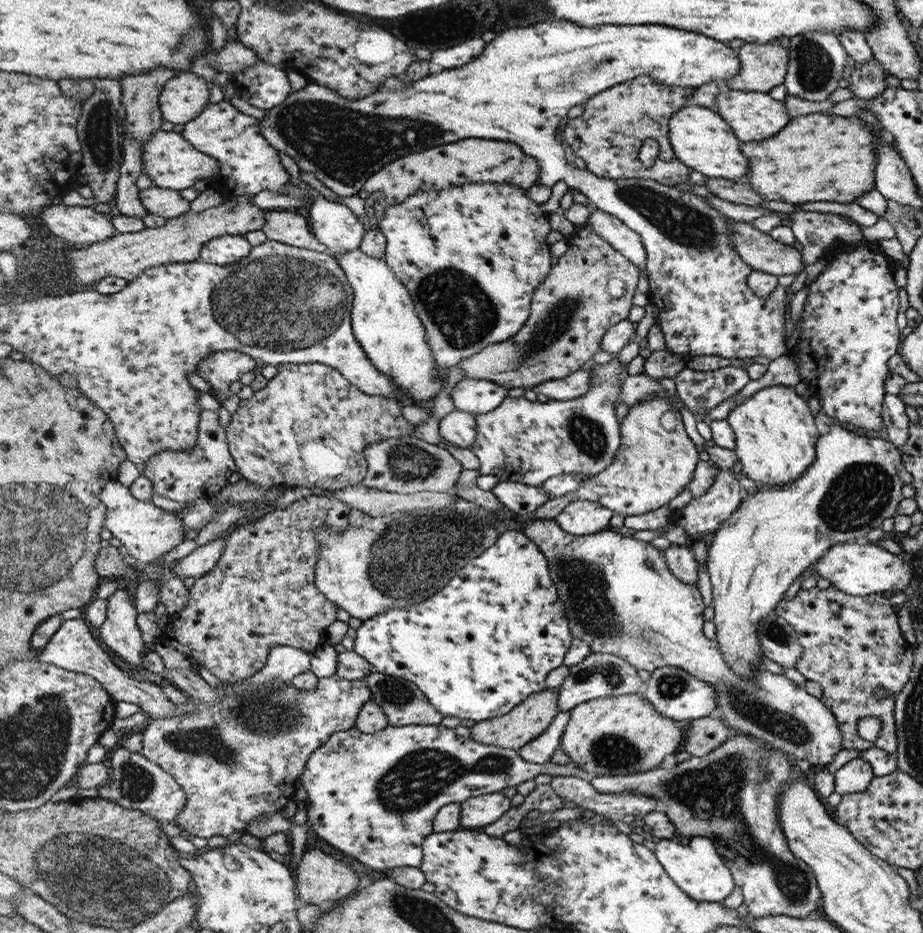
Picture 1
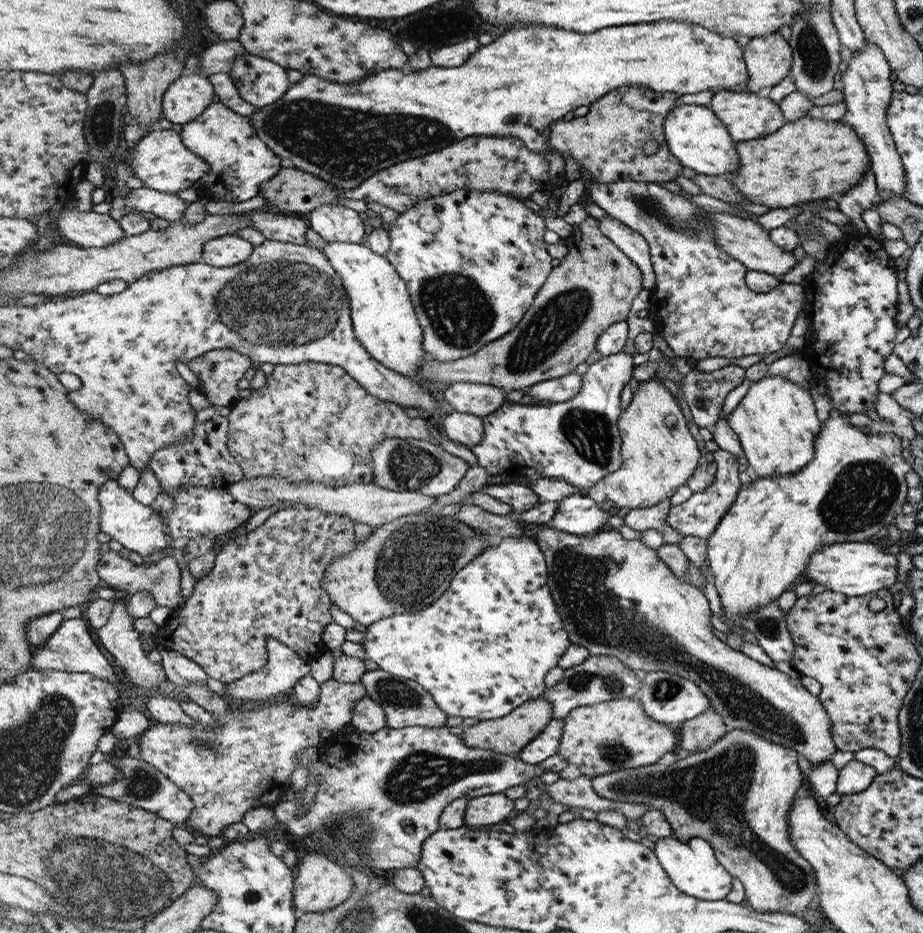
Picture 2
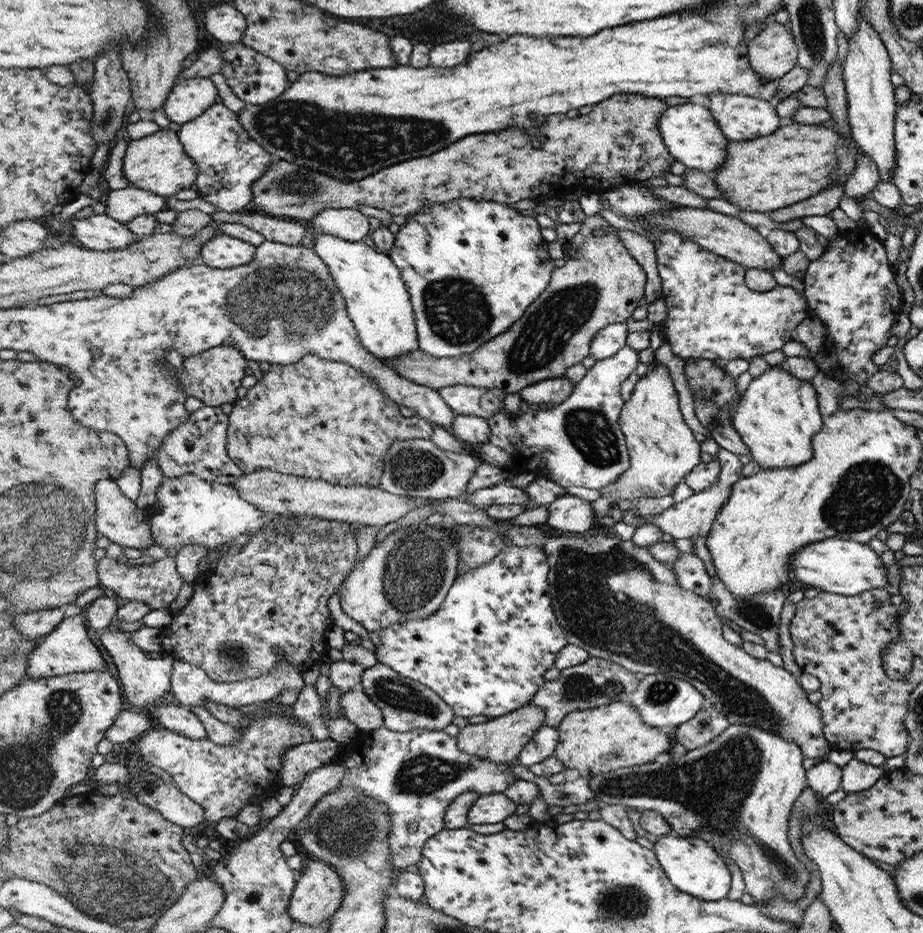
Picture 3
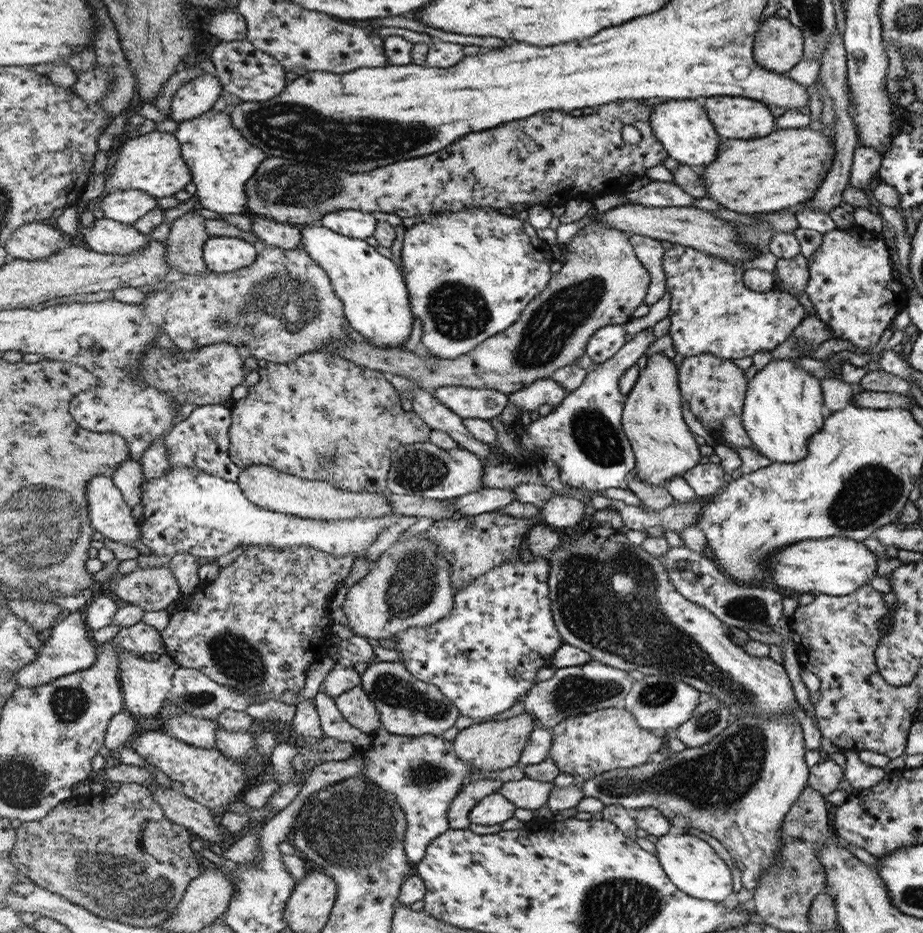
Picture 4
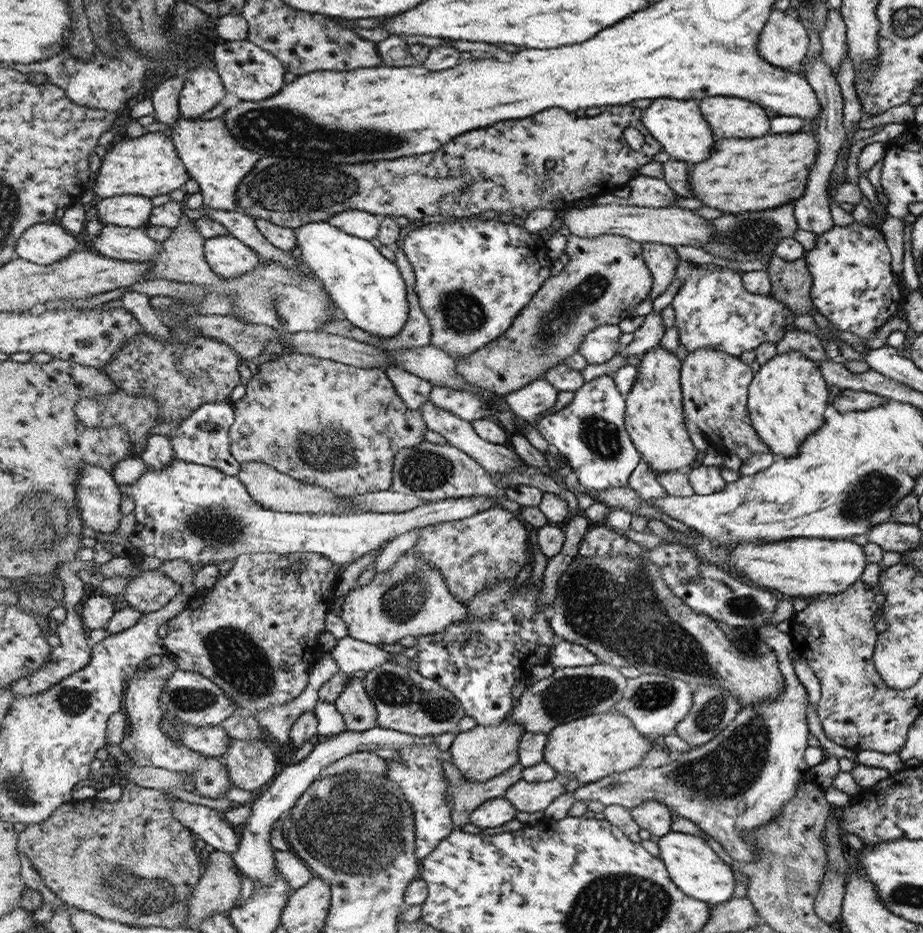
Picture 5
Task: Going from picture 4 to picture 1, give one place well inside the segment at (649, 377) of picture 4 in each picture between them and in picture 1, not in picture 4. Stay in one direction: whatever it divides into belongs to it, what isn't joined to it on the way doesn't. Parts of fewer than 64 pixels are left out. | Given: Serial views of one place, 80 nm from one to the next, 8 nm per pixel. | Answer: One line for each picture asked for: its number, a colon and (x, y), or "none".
1: (656, 458)
2: (659, 454)
3: (662, 450)

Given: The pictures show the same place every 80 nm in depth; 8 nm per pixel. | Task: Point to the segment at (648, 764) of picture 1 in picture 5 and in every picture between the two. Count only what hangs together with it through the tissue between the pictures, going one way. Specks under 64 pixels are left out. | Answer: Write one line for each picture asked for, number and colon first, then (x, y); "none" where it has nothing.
2: (615, 735)
3: (596, 741)
4: (588, 745)
5: (588, 749)

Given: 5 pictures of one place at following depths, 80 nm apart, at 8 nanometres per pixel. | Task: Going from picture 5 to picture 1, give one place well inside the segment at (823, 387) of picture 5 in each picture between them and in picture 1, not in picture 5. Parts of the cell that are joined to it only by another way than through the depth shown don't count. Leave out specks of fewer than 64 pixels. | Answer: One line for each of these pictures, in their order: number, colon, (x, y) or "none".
1: (776, 436)
2: (776, 422)
3: (778, 416)
4: (783, 409)

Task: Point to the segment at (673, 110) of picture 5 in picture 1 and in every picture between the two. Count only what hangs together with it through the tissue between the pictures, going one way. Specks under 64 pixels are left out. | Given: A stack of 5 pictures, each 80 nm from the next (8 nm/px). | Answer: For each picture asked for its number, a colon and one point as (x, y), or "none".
1: (701, 139)
2: (695, 136)
3: (690, 132)
4: (682, 126)

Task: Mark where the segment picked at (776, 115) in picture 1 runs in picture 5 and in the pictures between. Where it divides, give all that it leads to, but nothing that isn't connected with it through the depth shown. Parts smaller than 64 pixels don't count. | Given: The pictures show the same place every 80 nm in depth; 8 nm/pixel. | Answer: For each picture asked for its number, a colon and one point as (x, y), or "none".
2: (748, 116)
3: (744, 117)
4: (736, 117)
5: (731, 117)

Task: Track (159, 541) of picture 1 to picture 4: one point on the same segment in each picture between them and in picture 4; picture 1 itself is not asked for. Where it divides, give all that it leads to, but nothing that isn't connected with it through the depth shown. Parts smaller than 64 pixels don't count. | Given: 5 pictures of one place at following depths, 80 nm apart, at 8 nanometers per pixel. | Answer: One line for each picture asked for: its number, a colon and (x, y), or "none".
2: (135, 525)
3: (120, 519)
4: (111, 516)

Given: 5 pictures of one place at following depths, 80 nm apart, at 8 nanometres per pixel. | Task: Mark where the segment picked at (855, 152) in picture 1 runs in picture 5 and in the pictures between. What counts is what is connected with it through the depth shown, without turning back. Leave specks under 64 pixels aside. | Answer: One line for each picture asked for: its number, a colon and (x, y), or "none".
2: (808, 159)
3: (794, 163)
4: (765, 175)
5: (744, 175)

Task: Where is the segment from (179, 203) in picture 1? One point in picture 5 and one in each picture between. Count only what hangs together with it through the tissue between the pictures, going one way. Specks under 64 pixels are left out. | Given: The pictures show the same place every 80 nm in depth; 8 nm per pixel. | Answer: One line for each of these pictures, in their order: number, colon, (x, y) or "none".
2: (171, 206)
3: (125, 205)
4: (128, 206)
5: (135, 210)

